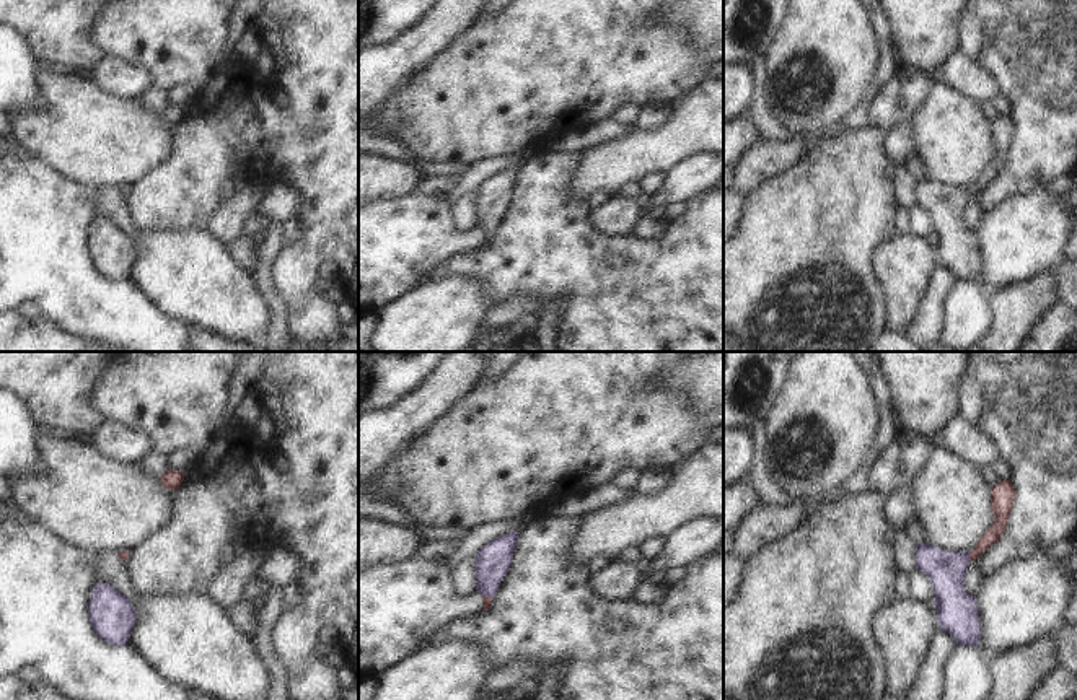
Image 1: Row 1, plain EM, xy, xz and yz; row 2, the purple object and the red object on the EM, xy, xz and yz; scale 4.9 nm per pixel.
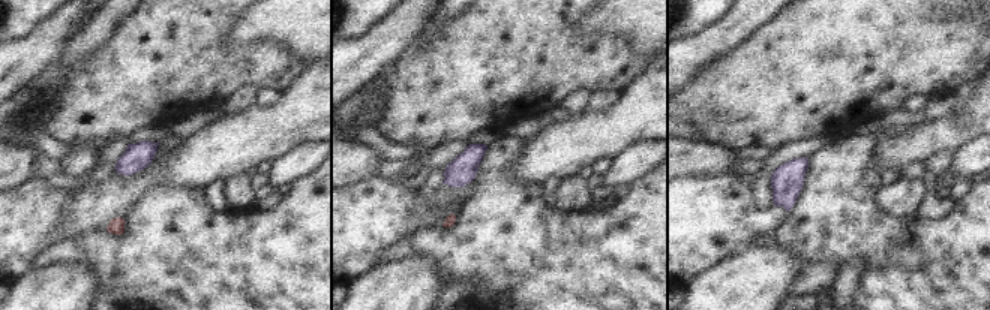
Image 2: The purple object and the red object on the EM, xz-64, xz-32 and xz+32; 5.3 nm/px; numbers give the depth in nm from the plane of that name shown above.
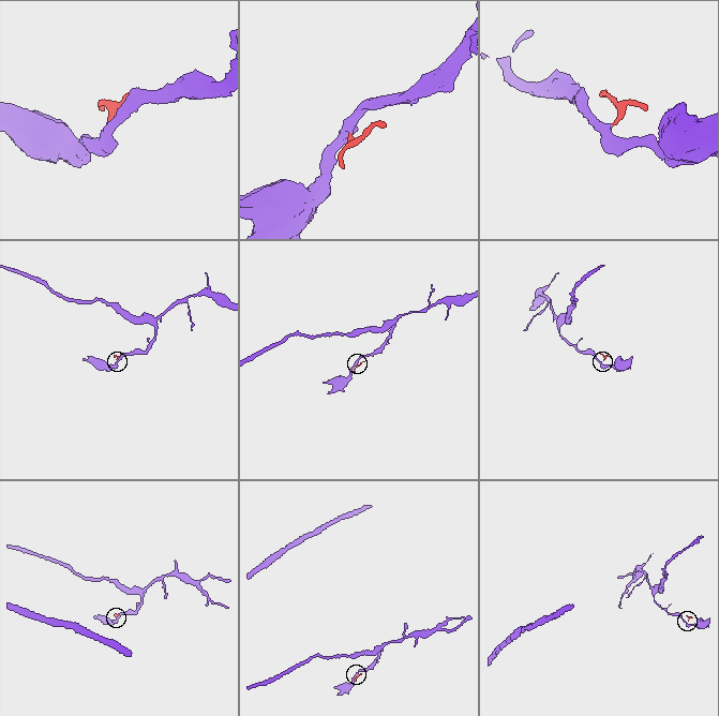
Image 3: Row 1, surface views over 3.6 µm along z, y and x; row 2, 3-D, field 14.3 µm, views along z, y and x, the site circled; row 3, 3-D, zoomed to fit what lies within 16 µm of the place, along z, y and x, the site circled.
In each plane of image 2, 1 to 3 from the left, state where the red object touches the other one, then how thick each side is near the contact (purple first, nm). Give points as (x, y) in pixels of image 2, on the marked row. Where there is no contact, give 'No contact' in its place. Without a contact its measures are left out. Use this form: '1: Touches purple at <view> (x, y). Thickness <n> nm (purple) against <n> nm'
1: No contact
2: No contact
3: No contact.

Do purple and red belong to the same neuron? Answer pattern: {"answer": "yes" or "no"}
{"answer": "yes"}

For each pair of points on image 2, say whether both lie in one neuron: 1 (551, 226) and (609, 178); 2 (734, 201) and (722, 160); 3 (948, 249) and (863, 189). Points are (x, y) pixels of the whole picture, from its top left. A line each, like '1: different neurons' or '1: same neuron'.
1: different neurons
2: different neurons
3: same neuron

